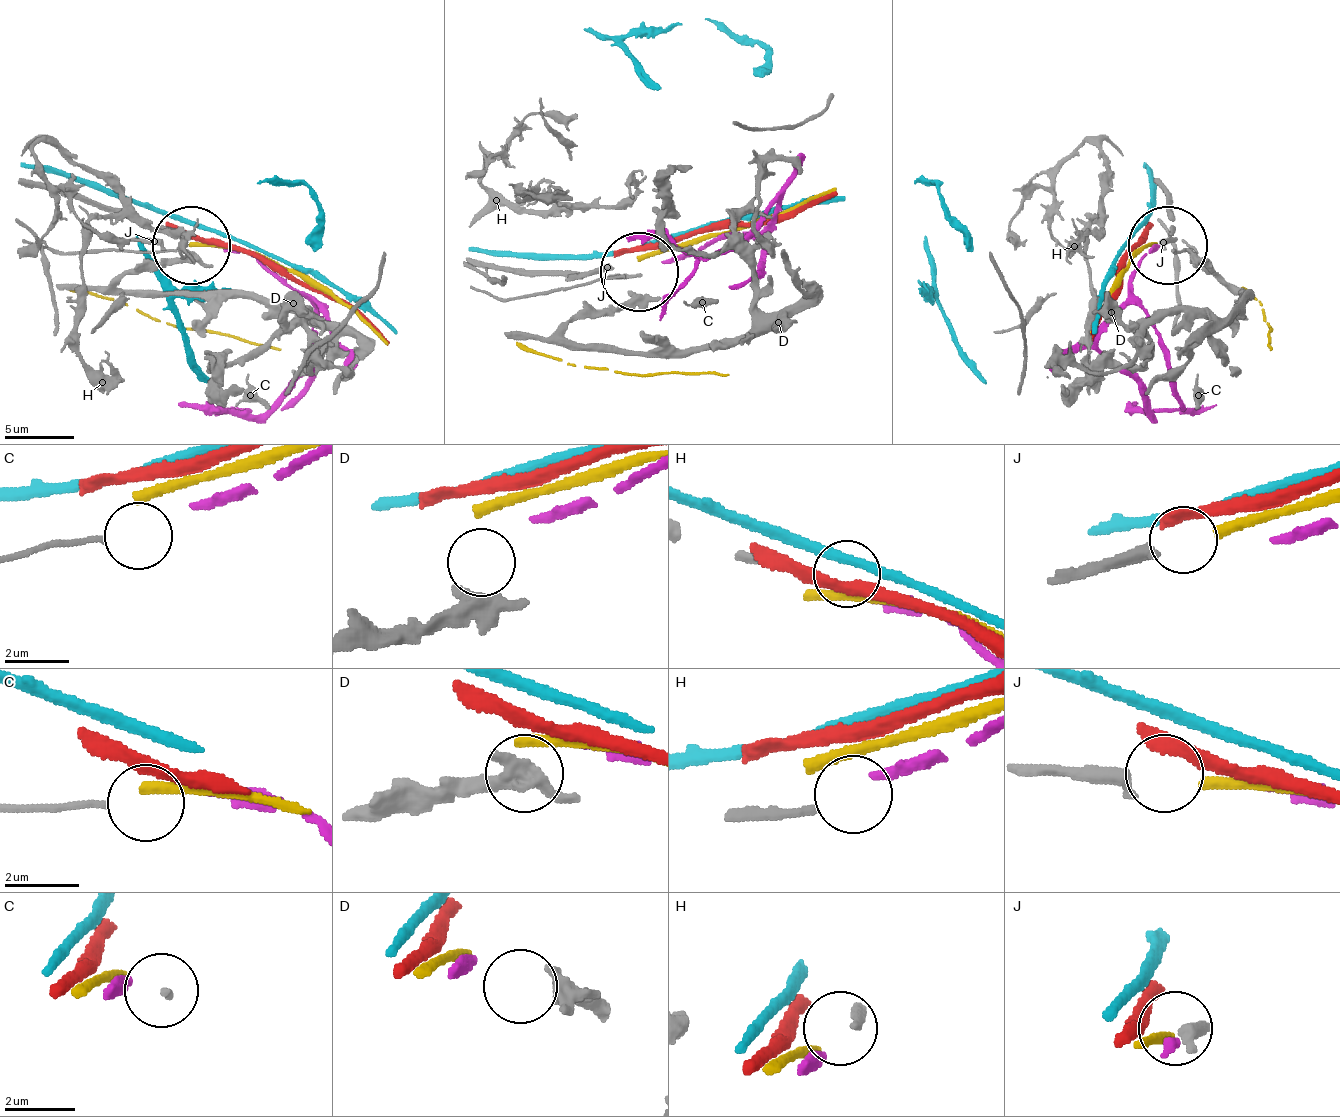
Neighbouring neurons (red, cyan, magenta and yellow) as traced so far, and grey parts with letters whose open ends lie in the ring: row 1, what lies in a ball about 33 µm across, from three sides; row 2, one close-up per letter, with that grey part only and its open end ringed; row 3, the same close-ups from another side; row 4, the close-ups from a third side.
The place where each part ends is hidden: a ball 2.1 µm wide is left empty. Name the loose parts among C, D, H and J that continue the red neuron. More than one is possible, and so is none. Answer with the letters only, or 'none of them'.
none of them

